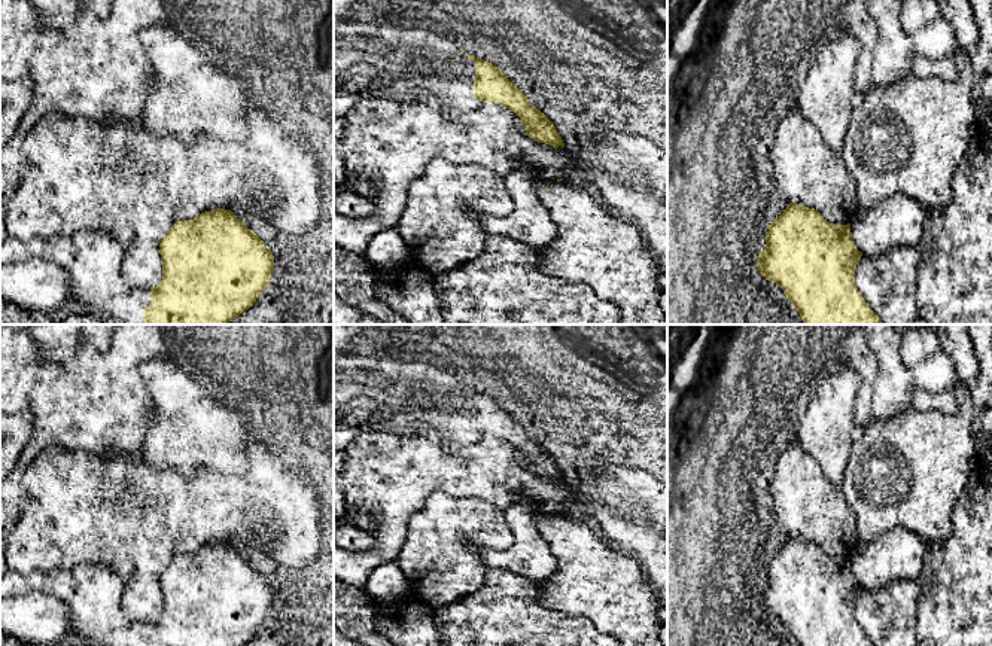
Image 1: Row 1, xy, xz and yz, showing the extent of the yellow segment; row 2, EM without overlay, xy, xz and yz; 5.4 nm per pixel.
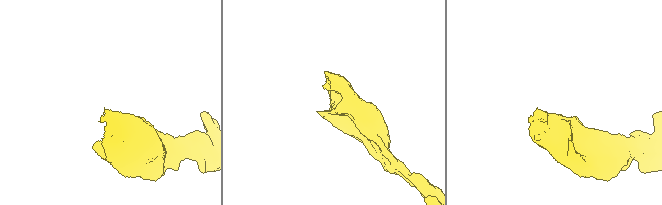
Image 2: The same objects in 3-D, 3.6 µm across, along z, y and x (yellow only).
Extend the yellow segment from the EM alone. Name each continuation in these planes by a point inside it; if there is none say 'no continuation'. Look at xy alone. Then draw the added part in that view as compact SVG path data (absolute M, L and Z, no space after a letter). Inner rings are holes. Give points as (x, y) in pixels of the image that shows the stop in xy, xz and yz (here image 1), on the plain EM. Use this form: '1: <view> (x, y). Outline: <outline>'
1: xy (93, 593). Outline: M83 564L31 573L7 569L0 579L0 595L31 591L61 600L70 610L74 633L92 646L143 646L152 636L152 622L130 619L122 612L124 581L109 566Z

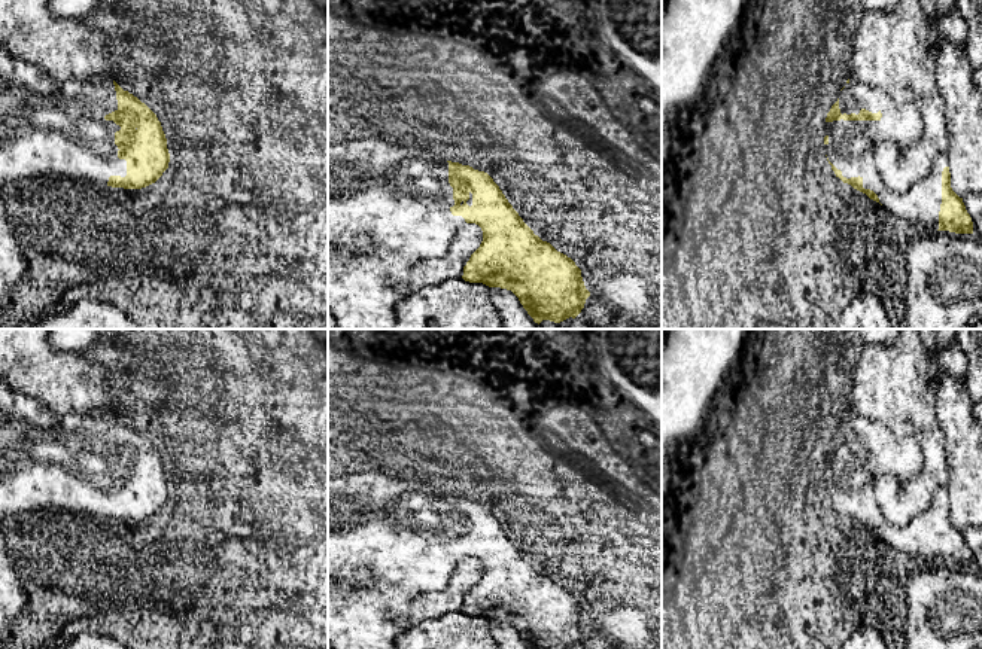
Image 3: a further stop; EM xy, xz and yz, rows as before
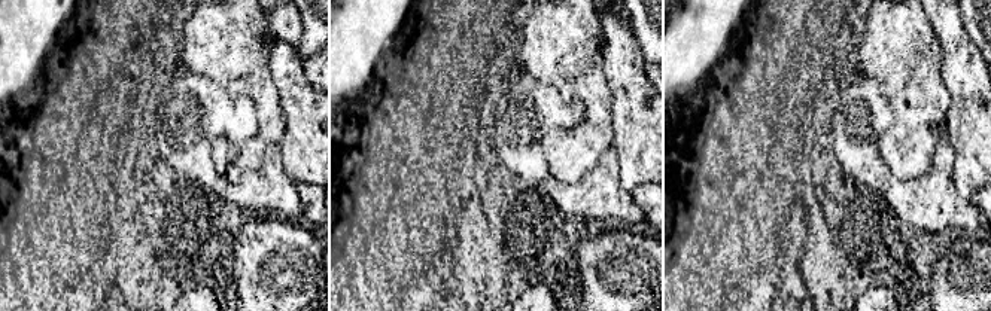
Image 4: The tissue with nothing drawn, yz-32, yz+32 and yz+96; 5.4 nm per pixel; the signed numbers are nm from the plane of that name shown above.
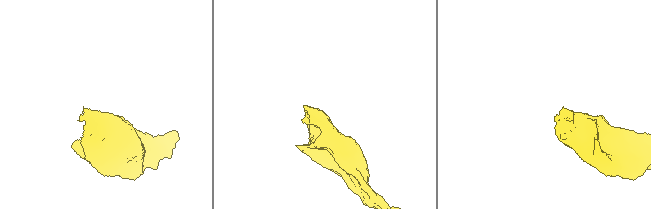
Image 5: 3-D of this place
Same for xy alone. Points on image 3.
1: xy (48, 463). Outline: M0 378L0 519L33 512L83 512L107 518L110 509L125 511L127 494L118 491L115 478L121 460L104 453L115 444L112 411L58 415Z

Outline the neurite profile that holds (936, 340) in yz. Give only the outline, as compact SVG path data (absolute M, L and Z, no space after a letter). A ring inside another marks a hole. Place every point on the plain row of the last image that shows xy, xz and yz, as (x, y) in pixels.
M918 329L918 332L922 344L933 356L957 344L958 329Z

